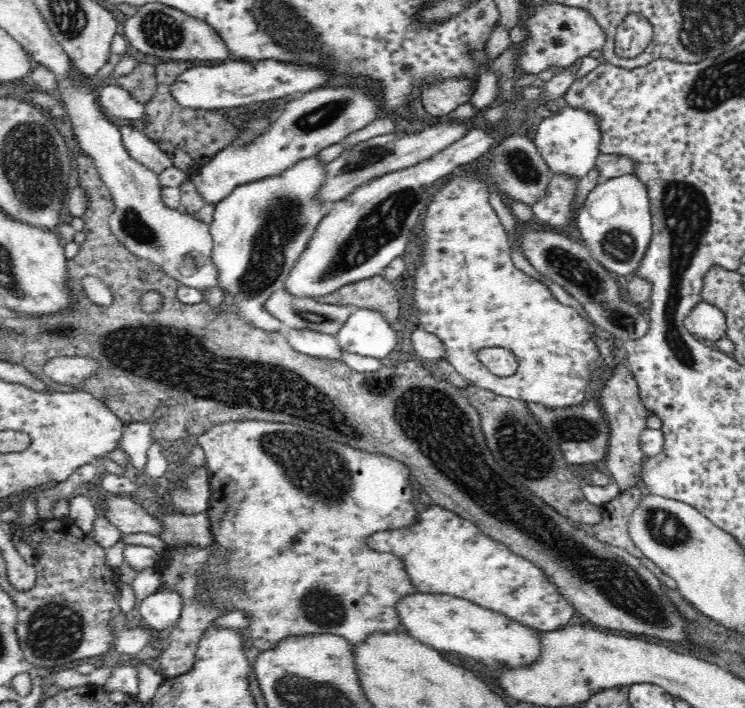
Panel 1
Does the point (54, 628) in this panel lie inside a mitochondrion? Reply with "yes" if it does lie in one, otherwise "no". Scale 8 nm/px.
yes

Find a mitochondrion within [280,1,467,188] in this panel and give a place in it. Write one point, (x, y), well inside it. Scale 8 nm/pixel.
(325, 113)

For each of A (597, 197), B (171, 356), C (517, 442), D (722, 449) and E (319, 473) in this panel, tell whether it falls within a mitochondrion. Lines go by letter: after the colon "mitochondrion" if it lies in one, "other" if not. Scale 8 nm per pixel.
A: other
B: mitochondrion
C: mitochondrion
D: other
E: mitochondrion

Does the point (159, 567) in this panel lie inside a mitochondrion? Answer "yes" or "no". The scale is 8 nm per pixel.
no

